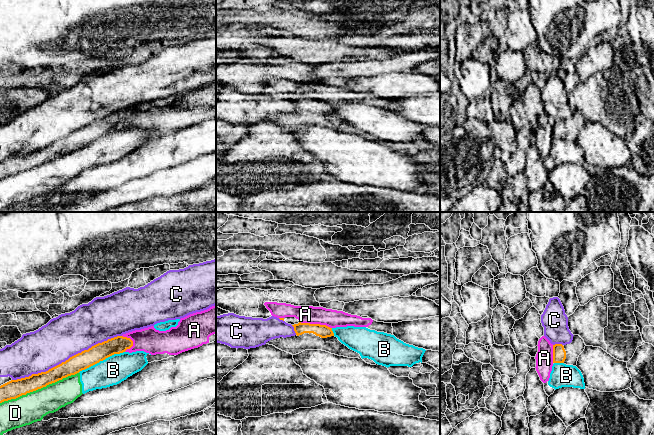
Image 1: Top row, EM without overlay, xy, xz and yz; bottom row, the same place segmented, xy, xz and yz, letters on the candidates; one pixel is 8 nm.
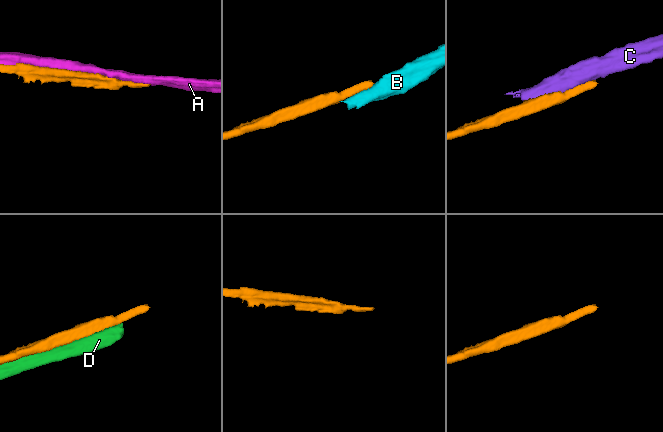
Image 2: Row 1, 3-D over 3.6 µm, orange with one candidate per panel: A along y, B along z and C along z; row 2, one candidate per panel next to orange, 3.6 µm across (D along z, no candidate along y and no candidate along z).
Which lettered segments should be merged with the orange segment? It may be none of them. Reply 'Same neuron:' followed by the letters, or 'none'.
Same neuron: none

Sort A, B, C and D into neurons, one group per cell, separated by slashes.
A / B D / C

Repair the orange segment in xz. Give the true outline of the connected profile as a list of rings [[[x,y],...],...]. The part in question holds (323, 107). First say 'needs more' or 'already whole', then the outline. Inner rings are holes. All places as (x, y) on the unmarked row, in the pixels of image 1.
needs more | [[[301,99],[292,101],[296,109],[291,113],[272,115],[266,120],[290,129],[299,130],[305,126],[322,126],[348,134],[361,134],[360,130],[349,125],[334,112],[332,104],[326,101]]]

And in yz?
needs more | [[[574,111],[570,120],[553,121],[553,140],[564,139],[566,141],[577,141],[579,131],[585,125],[584,116],[579,111]]]

